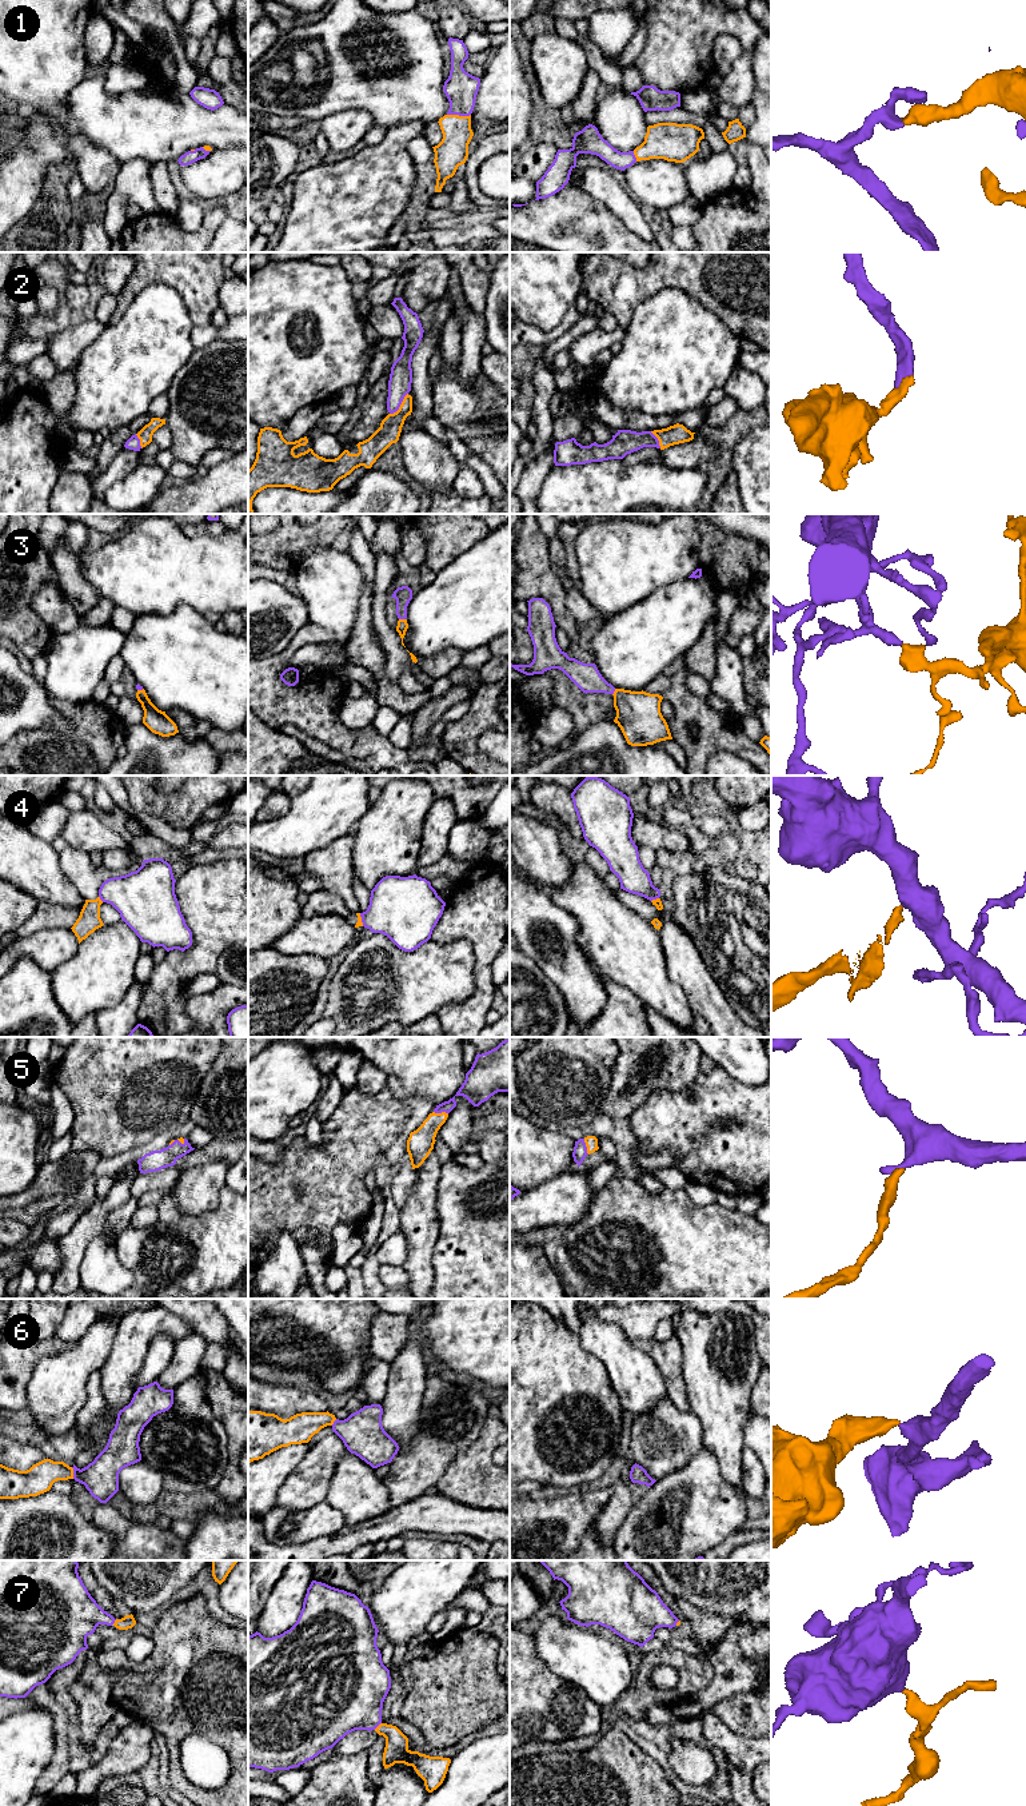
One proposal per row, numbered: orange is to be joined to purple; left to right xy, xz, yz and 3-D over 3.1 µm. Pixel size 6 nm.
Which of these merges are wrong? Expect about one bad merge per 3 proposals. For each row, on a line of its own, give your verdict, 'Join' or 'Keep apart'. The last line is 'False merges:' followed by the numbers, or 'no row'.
1: Join
2: Join
3: Join
4: Keep apart
5: Join
6: Join
7: Join
False merges: 4

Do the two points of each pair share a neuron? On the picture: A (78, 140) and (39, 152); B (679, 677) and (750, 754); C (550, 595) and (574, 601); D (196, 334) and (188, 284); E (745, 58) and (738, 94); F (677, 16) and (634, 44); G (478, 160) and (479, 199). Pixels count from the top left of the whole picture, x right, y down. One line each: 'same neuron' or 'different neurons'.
A: different neurons
B: same neuron
C: different neurons
D: different neurons
E: same neuron
F: different neurons
G: same neuron

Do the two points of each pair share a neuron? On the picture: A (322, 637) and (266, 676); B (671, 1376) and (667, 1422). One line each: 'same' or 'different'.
A: same
B: different

